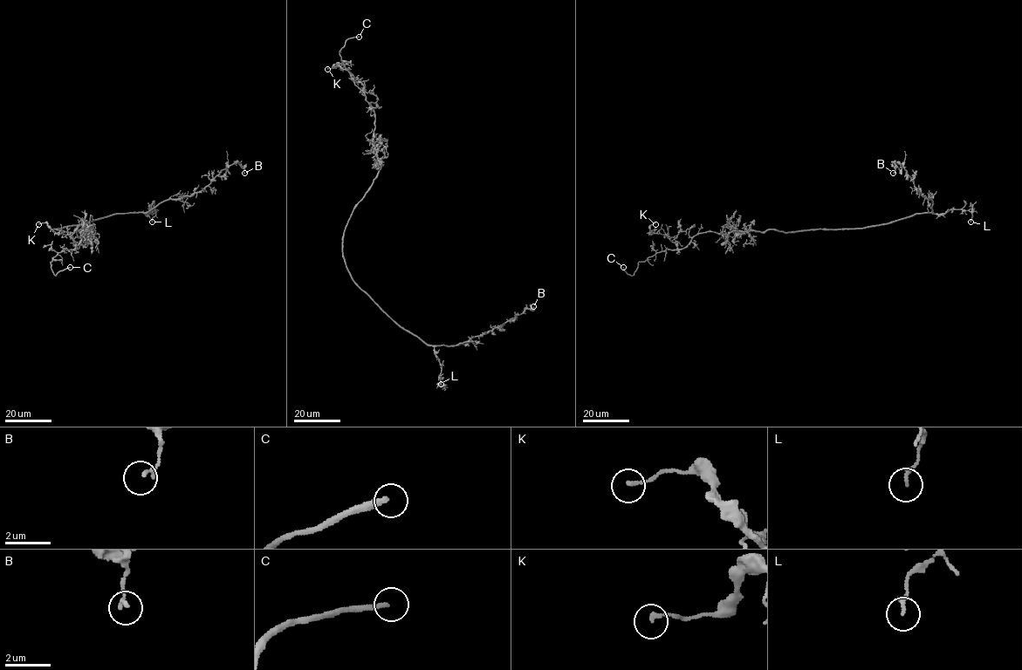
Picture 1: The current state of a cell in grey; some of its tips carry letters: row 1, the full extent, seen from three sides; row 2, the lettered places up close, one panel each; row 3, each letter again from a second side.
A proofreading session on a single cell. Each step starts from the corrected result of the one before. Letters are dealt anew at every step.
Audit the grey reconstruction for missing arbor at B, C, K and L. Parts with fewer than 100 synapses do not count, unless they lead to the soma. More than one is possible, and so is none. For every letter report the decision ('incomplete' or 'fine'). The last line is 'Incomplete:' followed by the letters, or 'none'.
B: fine
C: incomplete
K: fine
L: fine
Incomplete: C

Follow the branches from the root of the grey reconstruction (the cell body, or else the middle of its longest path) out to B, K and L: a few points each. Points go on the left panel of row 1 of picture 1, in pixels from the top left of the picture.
B: (54, 229), (85, 224), (118, 214), (147, 212), (165, 201), (200, 192), (222, 169), (236, 162), (244, 173)
K: (54, 229), (92, 230), (85, 231), (75, 249), (68, 235), (56, 233), (45, 222), (38, 224)
L: (54, 229), (85, 224), (118, 214), (147, 214), (152, 209), (155, 215), (152, 222)

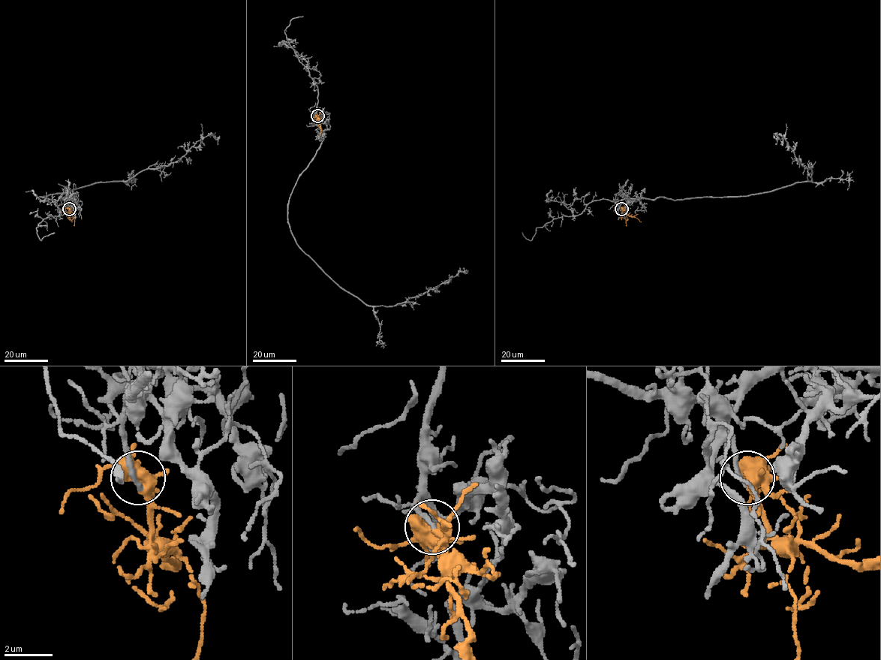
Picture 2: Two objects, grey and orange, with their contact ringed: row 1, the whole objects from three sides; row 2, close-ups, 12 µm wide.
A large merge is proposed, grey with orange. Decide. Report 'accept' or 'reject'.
accept

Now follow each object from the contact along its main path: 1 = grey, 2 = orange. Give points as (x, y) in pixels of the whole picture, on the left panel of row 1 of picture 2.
1: (68, 209), (68, 200), (75, 198), (40, 197), (127, 181), (178, 160), (207, 136), (217, 144)
2: (68, 209), (72, 221)

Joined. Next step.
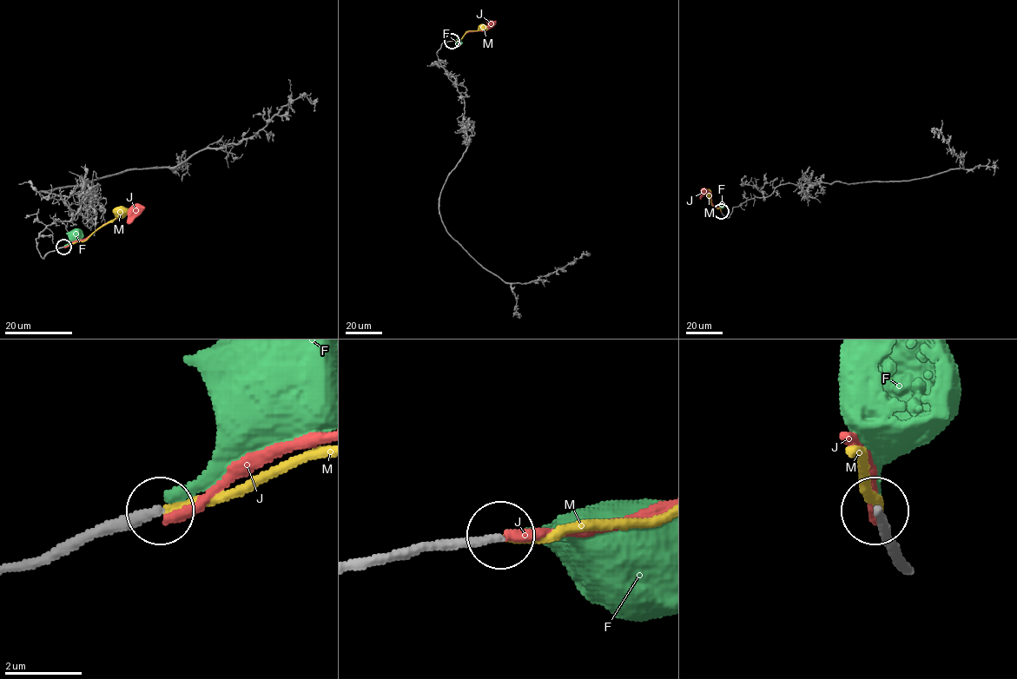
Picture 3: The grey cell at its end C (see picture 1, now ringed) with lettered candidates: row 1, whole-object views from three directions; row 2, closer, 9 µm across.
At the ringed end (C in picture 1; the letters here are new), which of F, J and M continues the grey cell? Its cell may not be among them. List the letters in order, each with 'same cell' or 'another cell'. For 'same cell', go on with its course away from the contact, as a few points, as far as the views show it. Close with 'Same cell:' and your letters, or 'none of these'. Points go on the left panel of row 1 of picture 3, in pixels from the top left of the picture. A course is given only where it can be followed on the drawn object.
F: another cell
J: another cell
M: same cell; it runs (64, 247), (83, 241), (122, 212)
Same cell: M

